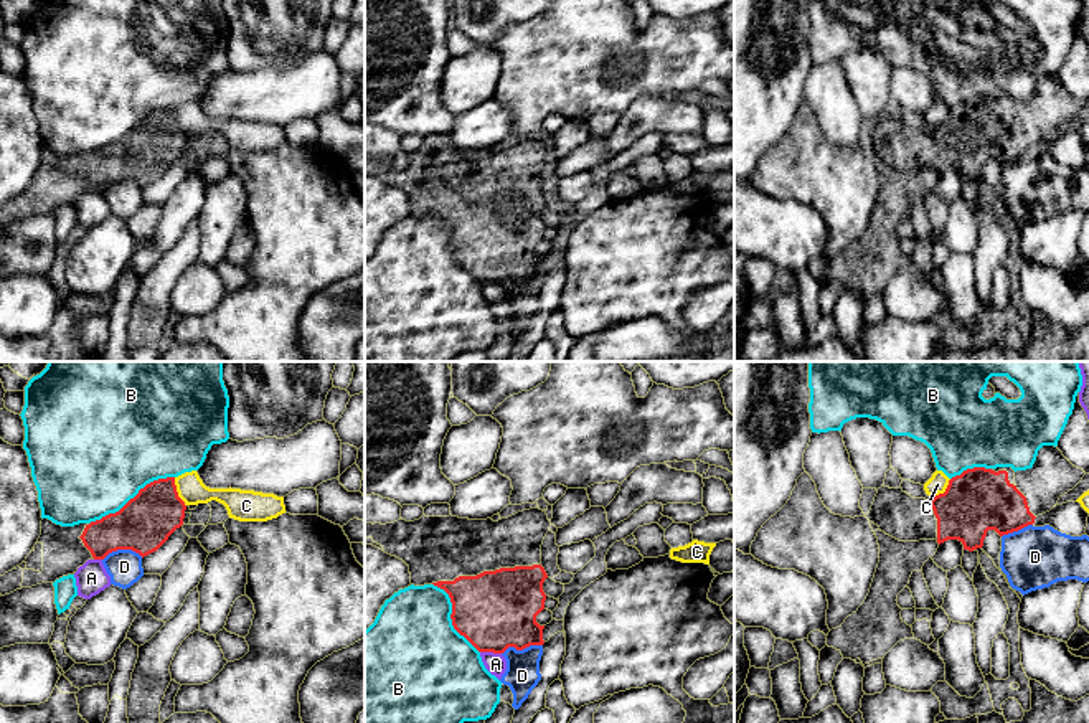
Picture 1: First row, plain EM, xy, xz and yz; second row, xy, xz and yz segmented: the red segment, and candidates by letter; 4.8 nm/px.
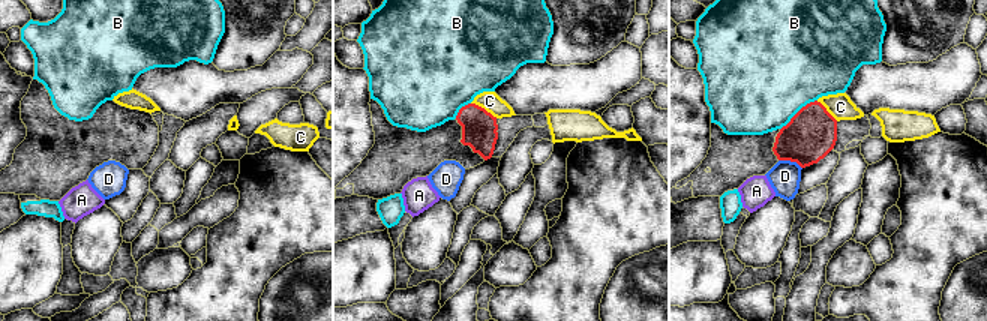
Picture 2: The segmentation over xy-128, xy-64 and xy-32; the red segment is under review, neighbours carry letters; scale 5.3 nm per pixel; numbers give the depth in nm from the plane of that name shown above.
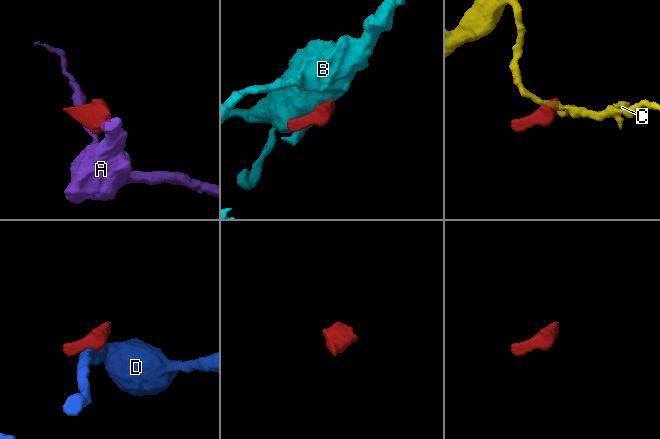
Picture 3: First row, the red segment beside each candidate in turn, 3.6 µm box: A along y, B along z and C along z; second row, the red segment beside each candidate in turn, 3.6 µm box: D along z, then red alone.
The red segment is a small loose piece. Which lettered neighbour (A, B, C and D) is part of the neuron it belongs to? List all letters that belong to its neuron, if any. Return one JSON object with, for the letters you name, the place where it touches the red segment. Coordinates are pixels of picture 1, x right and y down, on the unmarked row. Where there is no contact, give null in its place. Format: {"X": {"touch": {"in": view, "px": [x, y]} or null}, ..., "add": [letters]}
{"add": []}

